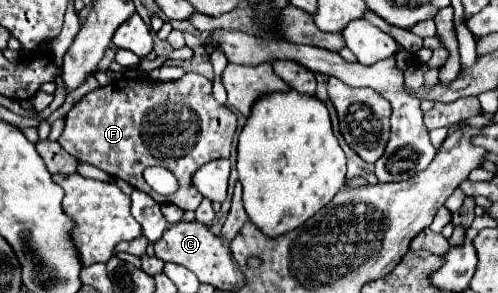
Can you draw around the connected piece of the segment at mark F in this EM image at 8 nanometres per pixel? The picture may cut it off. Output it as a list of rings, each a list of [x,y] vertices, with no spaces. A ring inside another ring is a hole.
[[[187,73],[185,77],[169,83],[155,81],[151,77],[115,79],[109,85],[87,93],[81,101],[73,105],[73,109],[67,113],[67,123],[59,137],[59,145],[77,161],[91,163],[101,171],[109,173],[111,177],[127,181],[131,187],[149,193],[157,203],[173,203],[183,211],[195,211],[201,205],[203,195],[193,187],[193,175],[201,165],[229,157],[235,129],[237,129],[237,117],[229,107],[219,105],[215,101],[211,93],[211,81],[203,75]],[[151,165],[169,169],[177,177],[179,189],[171,195],[155,193],[143,179],[145,167]]]

